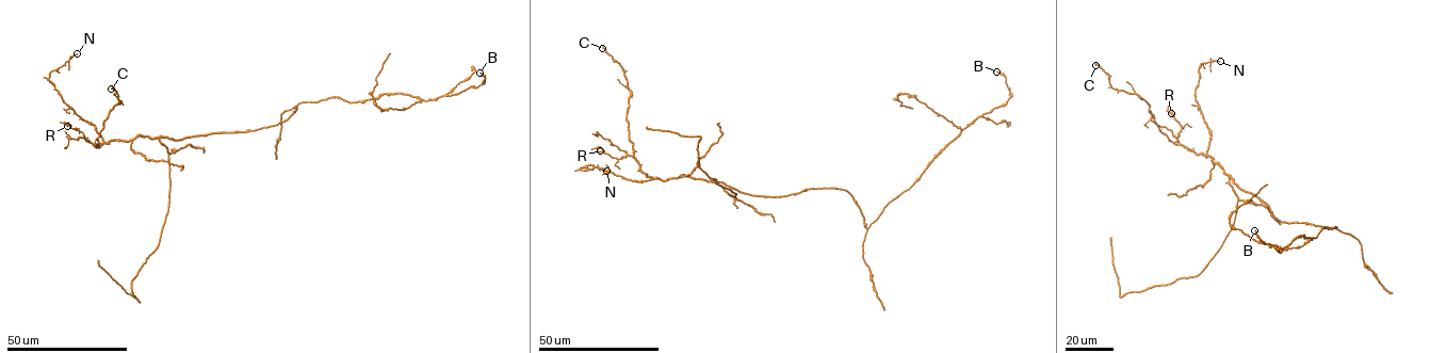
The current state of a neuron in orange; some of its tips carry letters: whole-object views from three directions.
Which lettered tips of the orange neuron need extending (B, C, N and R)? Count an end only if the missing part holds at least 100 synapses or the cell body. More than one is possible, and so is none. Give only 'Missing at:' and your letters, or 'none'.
Missing at: none

